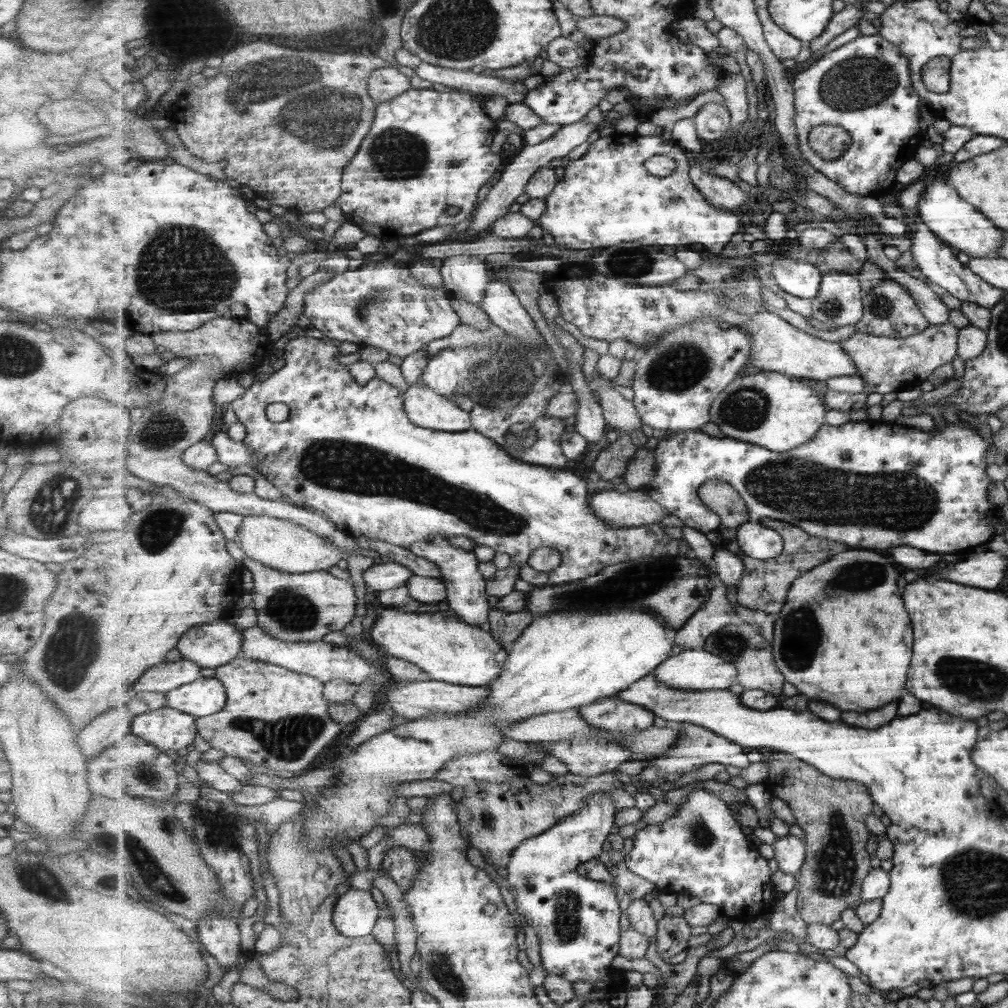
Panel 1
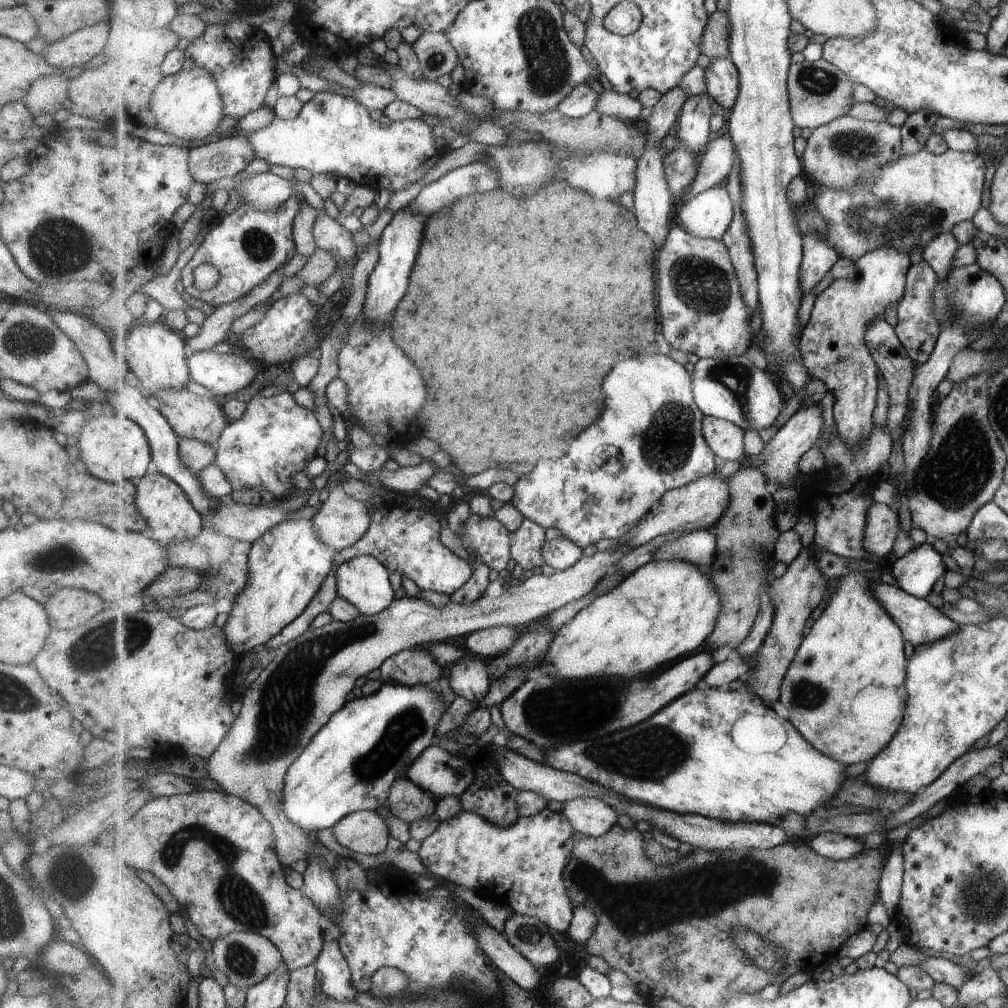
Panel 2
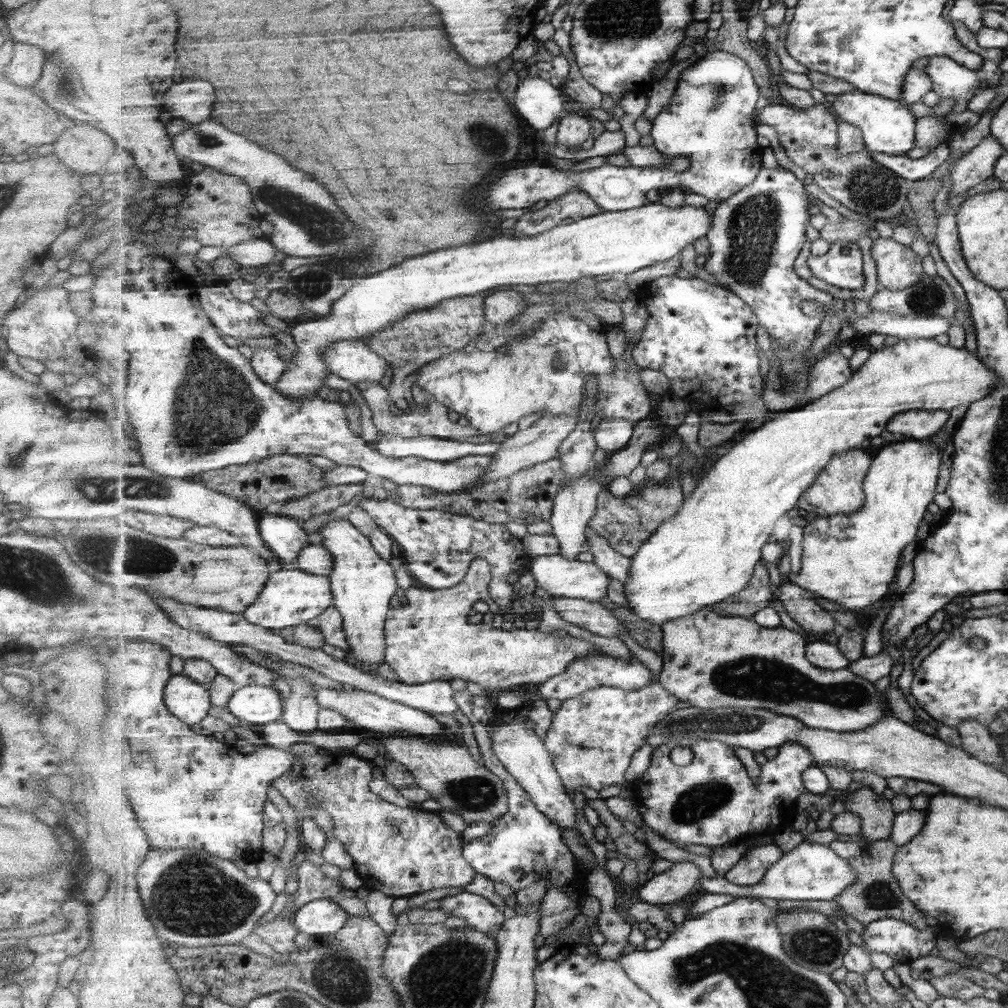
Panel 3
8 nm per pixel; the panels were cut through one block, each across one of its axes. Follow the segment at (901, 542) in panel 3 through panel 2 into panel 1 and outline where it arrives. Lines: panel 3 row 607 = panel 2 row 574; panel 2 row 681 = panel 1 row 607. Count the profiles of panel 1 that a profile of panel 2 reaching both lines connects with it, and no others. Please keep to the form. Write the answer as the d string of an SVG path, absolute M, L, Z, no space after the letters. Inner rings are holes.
M847 550L841 552L837 556L832 557L833 560L825 562L825 566L813 568L811 572L805 572L804 576L797 578L792 585L787 602L783 610L776 617L773 626L773 642L774 657L776 658L776 666L785 675L785 680L792 683L798 690L807 696L808 700L817 699L827 701L842 711L851 712L867 712L877 710L884 707L885 704L892 703L893 700L900 699L901 692L907 689L907 670L911 666L911 658L913 658L913 624L909 618L909 612L905 608L903 596L901 596L901 588L899 588L899 566L891 560L877 554L877 552L865 550Z

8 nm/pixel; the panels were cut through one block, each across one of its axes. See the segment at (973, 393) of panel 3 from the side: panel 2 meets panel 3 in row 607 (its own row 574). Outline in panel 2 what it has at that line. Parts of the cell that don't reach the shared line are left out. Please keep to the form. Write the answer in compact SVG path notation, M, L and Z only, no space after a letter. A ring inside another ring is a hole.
M656 560L640 566L625 578L617 588L596 597L588 607L563 625L551 642L551 648L540 664L541 674L573 680L595 674L615 676L645 676L657 673L686 655L705 648L707 638L718 626L721 614L721 598L712 579L707 578L697 564L687 560Z

